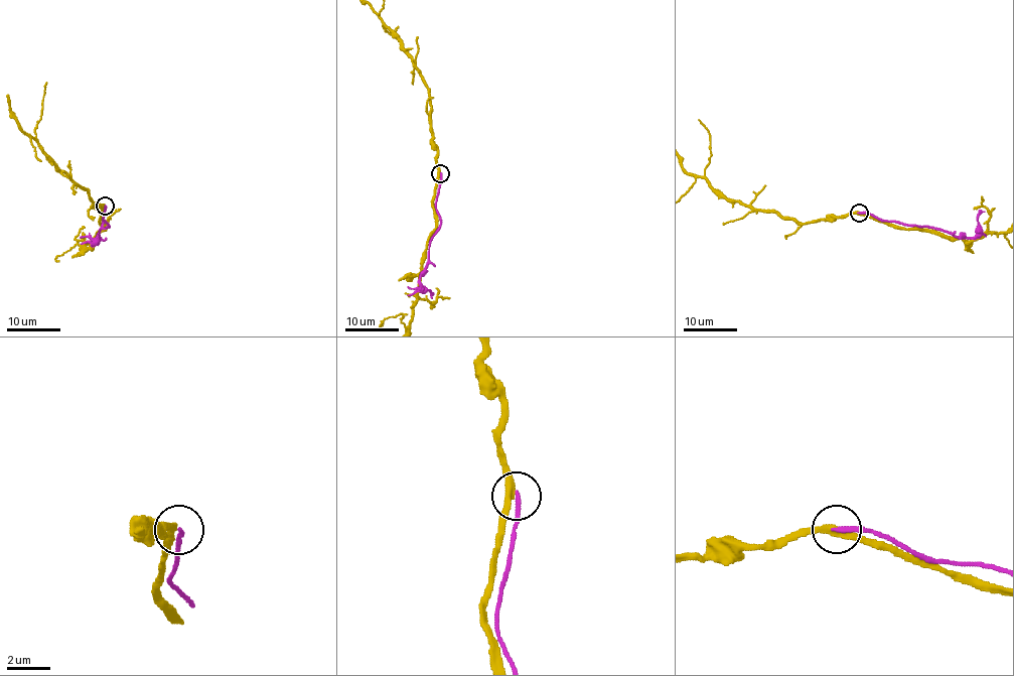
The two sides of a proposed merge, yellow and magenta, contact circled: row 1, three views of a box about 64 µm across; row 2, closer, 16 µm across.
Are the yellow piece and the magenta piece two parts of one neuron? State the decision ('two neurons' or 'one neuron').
two neurons

